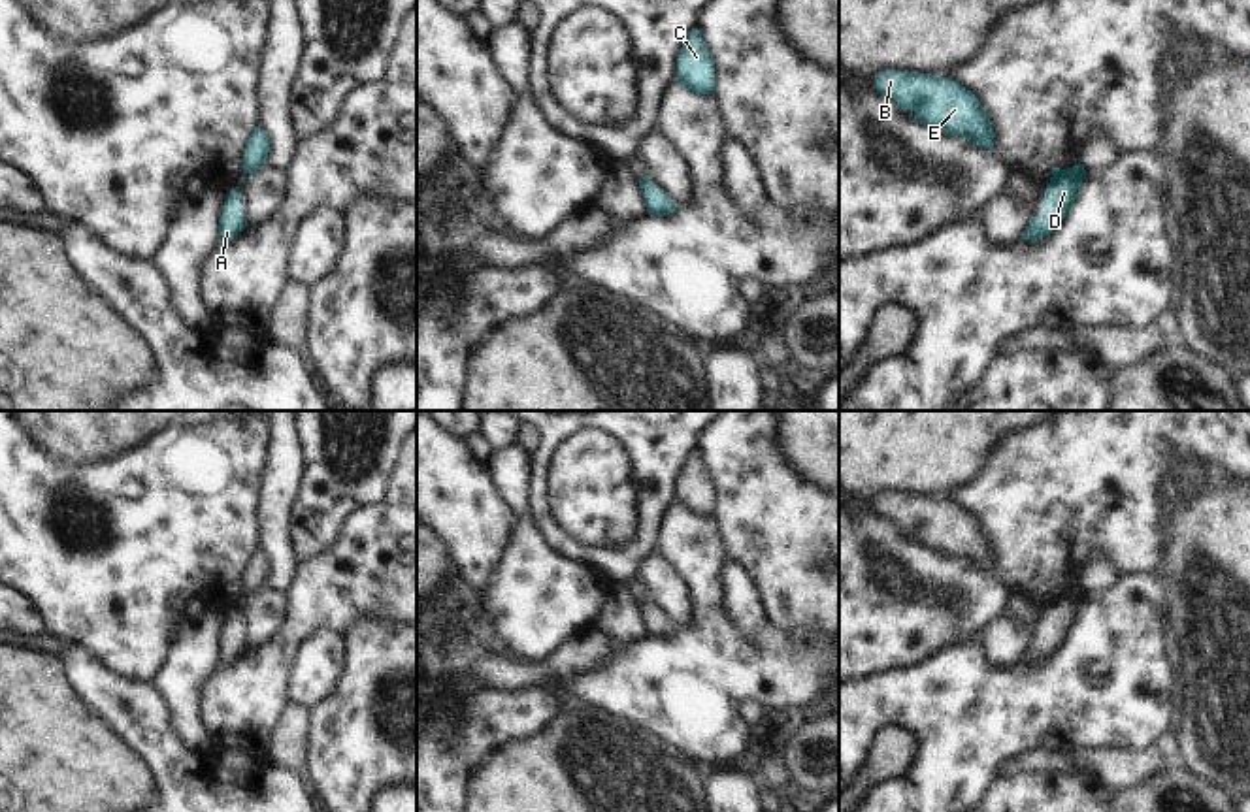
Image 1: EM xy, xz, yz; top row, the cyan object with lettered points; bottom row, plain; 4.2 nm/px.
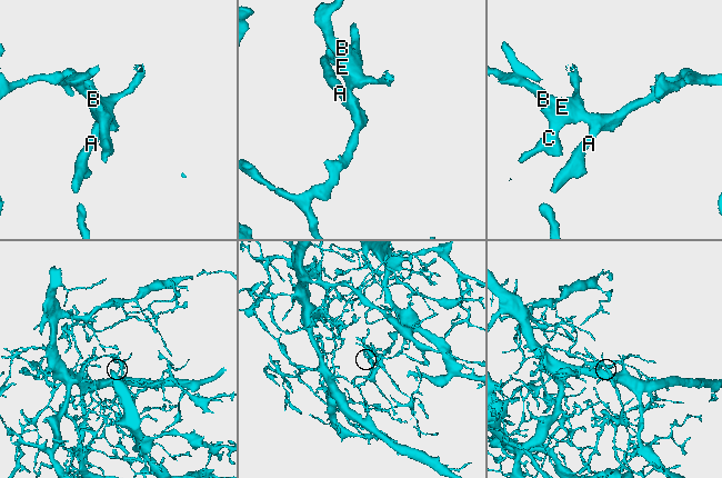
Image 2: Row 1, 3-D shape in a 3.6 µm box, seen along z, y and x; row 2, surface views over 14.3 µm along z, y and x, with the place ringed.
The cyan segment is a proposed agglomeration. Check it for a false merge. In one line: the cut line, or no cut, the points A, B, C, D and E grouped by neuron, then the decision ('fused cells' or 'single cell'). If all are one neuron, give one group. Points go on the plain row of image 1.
cut none; groups A B C D E; single cell

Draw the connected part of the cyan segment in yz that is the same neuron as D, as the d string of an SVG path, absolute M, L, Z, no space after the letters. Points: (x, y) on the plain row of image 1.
M1080 584L1069 592L1054 588L1050 605L1044 610L1044 633L1029 642L1018 663L1048 659L1071 633L1086 597L1088 595Z

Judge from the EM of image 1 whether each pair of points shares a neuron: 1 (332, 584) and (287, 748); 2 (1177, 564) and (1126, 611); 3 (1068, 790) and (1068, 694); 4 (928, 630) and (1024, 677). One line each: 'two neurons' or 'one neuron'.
1: two neurons
2: two neurons
3: two neurons
4: two neurons

